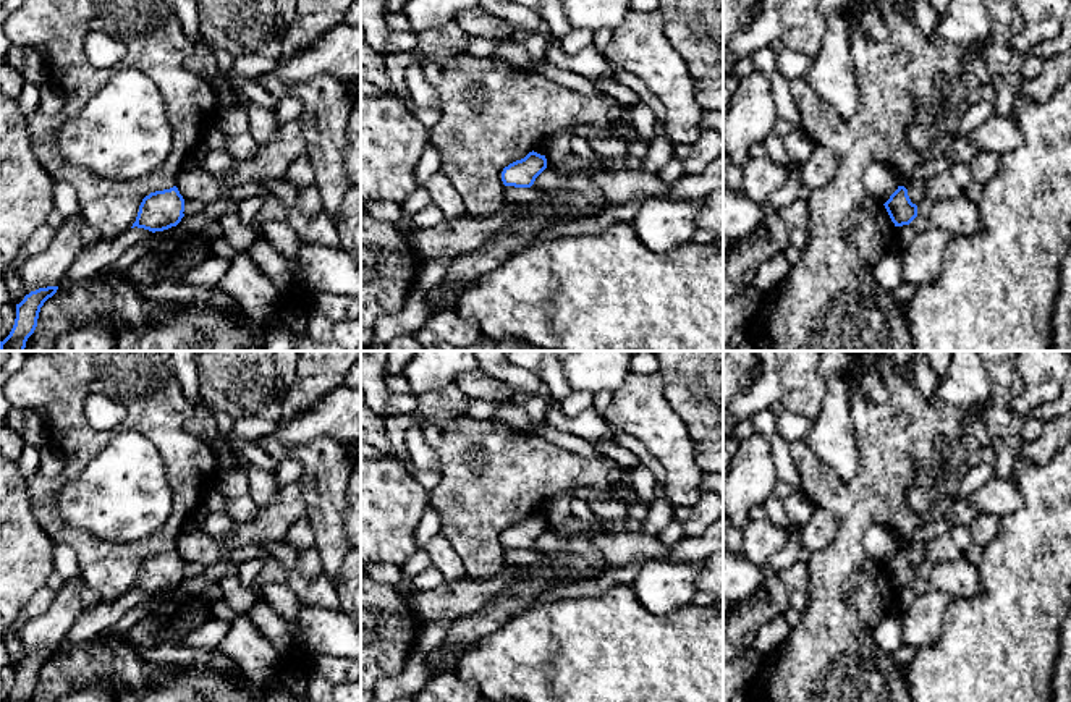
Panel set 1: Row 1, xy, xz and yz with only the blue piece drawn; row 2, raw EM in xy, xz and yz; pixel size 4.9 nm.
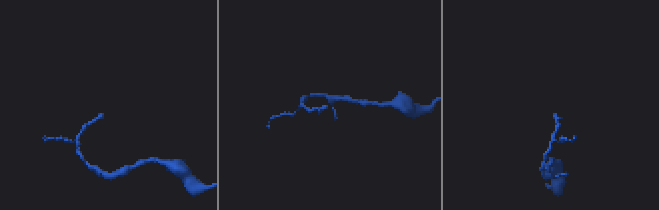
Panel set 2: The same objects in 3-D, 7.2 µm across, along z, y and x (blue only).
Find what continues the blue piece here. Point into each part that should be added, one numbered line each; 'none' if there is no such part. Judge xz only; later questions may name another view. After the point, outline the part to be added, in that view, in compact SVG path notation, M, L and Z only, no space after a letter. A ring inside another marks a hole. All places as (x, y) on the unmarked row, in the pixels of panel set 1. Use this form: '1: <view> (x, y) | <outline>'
none

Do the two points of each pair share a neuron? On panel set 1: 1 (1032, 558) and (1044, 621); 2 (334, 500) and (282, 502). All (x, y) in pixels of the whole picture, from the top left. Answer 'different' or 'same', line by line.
1: same
2: different

